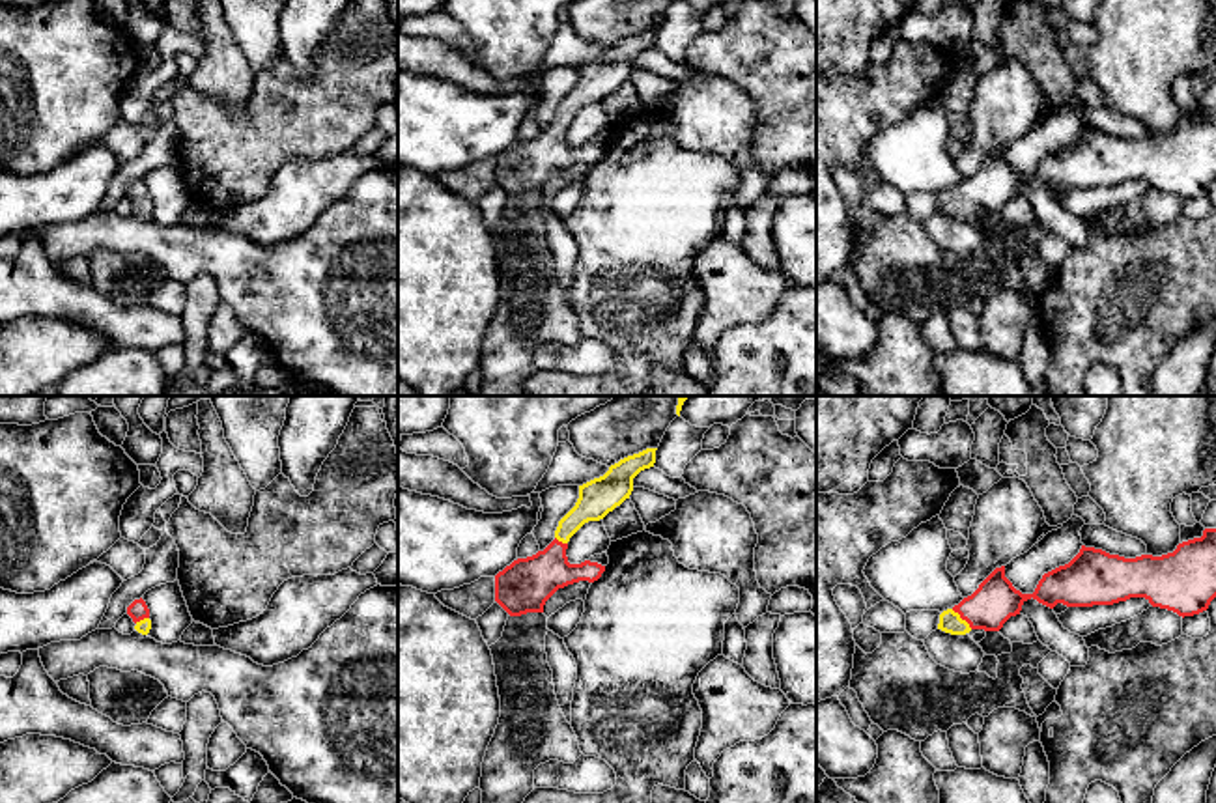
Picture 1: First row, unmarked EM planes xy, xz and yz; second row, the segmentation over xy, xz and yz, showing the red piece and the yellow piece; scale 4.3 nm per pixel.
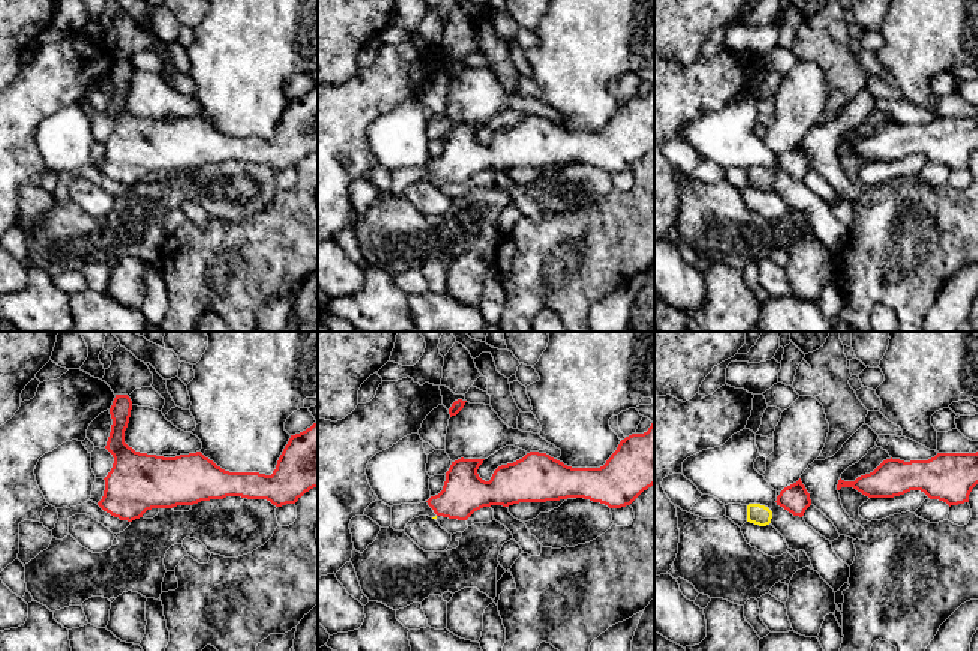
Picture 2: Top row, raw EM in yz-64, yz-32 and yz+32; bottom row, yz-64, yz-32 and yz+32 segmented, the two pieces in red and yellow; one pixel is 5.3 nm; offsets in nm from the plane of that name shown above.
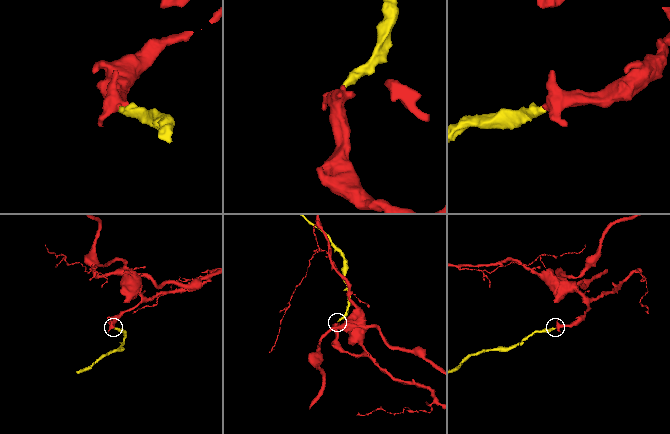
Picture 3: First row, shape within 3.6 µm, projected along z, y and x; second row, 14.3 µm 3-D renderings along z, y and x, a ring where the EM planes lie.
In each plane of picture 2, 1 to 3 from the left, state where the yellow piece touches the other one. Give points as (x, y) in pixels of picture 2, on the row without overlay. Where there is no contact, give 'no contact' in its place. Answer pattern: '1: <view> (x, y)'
1: no contact
2: no contact
3: no contact

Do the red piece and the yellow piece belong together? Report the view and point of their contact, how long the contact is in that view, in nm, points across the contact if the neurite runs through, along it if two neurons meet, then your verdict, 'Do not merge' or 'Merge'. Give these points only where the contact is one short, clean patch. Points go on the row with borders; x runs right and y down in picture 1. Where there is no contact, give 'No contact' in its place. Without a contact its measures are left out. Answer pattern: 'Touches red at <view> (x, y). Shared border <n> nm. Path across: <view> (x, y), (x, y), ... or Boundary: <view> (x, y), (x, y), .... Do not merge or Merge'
Touches red at yz (962, 619). Shared border 130 nm. Path across: yz (996, 600), (989, 607), (962, 619), (949, 620). Merge

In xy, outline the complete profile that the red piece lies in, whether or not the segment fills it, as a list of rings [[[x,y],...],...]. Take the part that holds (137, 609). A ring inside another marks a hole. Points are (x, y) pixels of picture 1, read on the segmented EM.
[[[134,599],[129,607],[127,607],[127,614],[133,618],[133,622],[136,624],[134,629],[142,635],[148,635],[151,629],[151,620],[149,620],[149,609],[146,605],[146,601]]]

